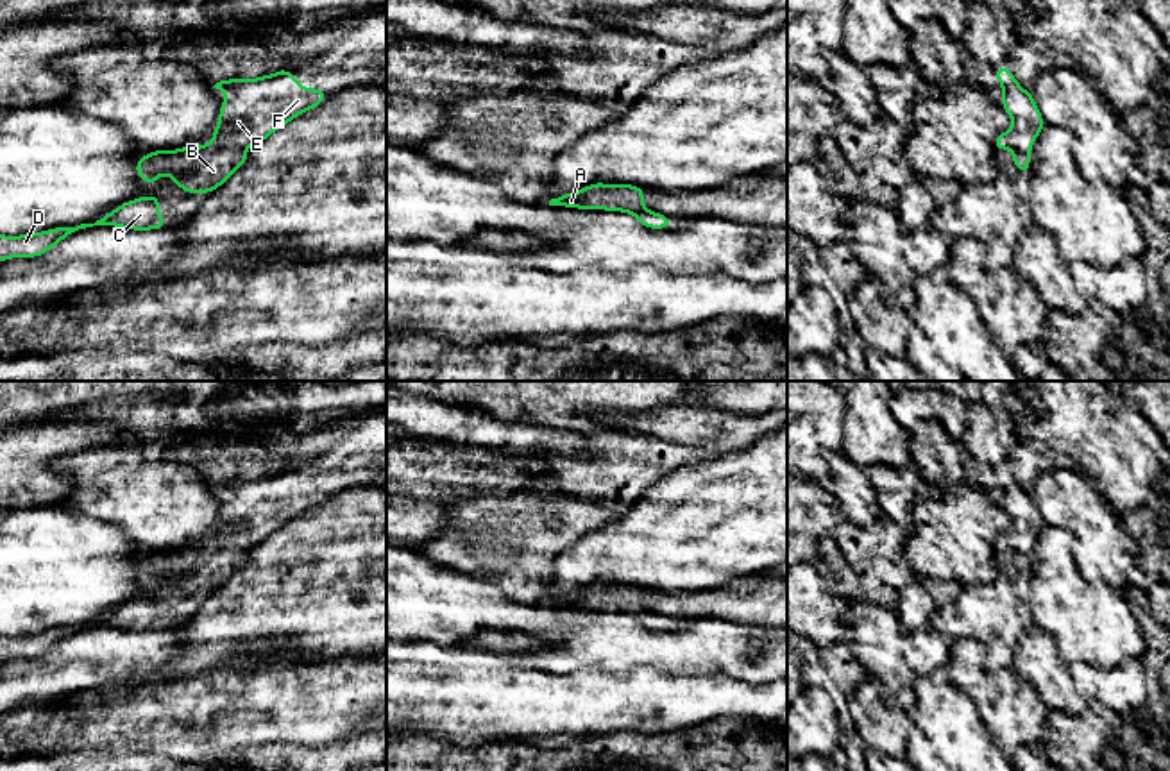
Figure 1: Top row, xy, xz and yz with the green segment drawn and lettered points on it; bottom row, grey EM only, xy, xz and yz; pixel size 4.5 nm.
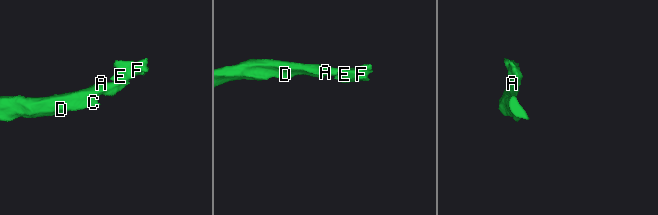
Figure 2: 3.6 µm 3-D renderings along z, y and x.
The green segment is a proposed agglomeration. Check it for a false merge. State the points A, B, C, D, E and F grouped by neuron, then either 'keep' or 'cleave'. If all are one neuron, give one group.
A B C D E F | keep

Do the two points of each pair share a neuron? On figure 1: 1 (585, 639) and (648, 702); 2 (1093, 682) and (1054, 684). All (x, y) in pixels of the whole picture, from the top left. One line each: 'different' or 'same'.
1: different
2: different

